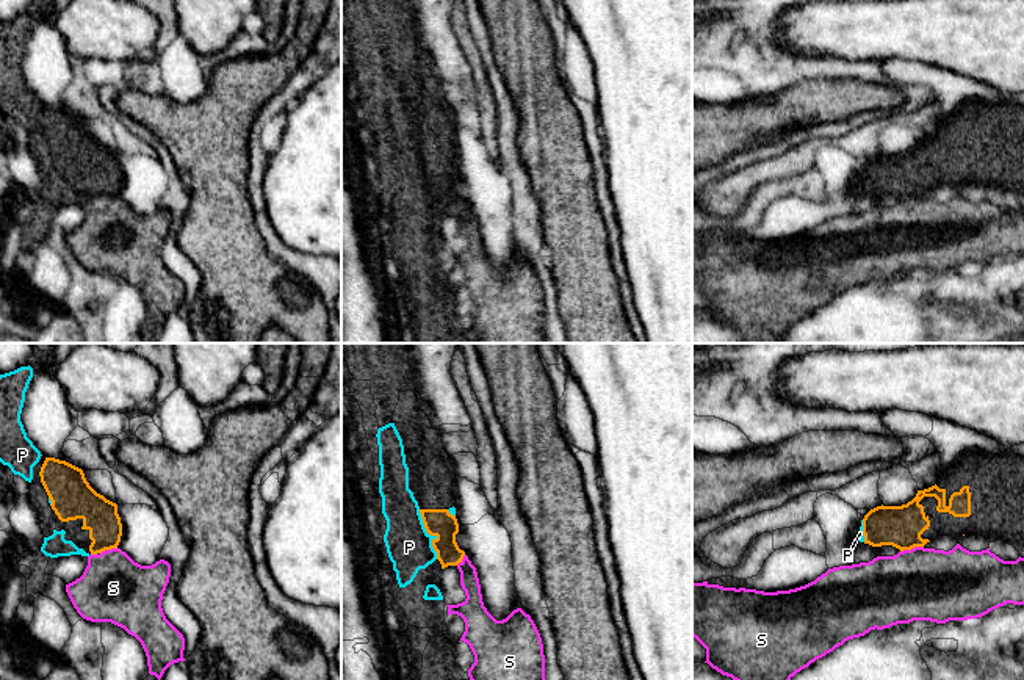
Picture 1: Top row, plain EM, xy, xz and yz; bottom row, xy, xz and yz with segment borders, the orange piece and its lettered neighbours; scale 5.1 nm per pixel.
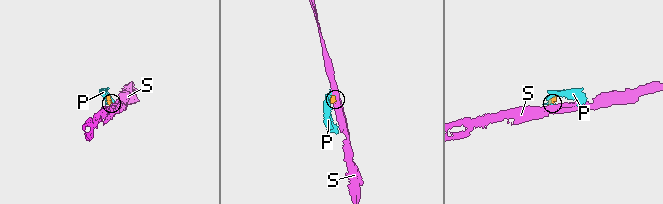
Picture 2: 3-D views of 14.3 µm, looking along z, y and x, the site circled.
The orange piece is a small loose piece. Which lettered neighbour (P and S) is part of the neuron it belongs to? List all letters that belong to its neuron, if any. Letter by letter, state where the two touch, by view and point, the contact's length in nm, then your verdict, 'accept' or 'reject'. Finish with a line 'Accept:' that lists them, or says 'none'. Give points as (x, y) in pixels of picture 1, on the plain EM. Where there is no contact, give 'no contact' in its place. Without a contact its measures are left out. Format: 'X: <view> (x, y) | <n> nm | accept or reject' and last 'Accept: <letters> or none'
P: xz (429, 182) | 280 nm | accept
S: yz (912, 196) | 120 nm | reject
Accept: P

